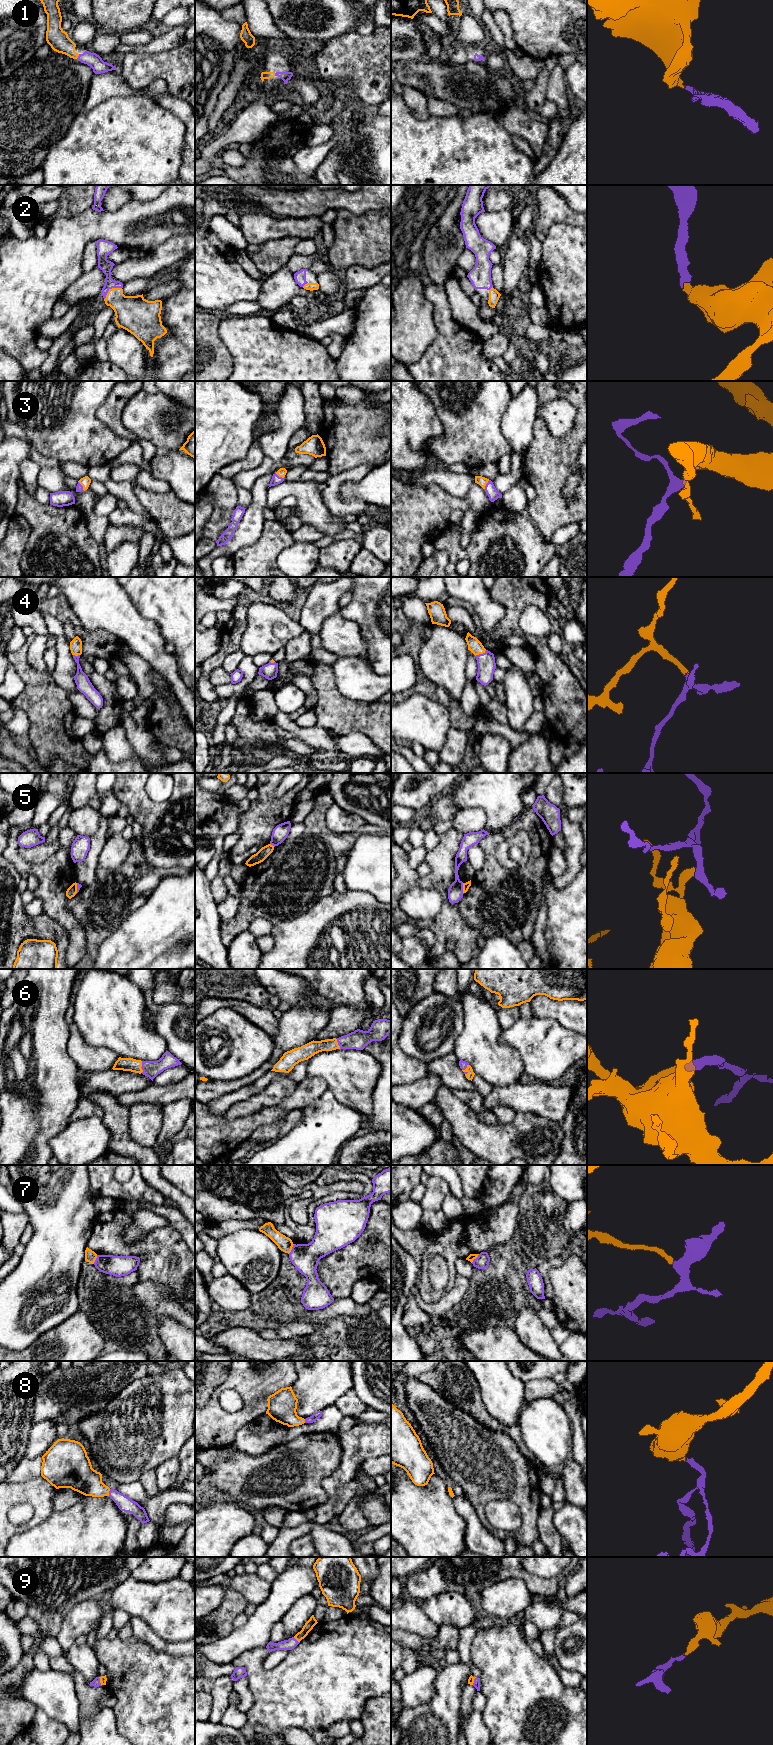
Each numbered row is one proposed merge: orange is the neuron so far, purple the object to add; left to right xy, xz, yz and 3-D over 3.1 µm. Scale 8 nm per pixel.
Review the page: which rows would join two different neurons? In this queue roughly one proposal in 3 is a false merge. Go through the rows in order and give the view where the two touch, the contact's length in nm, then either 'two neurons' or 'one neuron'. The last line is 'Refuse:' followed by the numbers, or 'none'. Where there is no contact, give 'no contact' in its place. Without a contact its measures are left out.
1: meets orange in xy; contact 50 nm long; one neuron
2: meets orange in xy; contact 170 nm long; one neuron
3: meets orange in yz; contact 90 nm long; one neuron
4: meets orange in yz; contact 110 nm long; one neuron
5: meets orange in yz; contact 90 nm long; two neurons
6: meets orange in yz; contact 90 nm long; one neuron
7: meets orange in xz; contact 90 nm long; two neurons
8: meets orange in xy; contact 60 nm long; one neuron
9: meets orange in xz; contact 70 nm long; one neuron
Refuse: 5, 7

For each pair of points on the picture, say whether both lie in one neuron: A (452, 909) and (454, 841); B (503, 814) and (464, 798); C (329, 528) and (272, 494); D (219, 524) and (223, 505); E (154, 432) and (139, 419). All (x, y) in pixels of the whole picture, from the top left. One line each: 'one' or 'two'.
A: one
B: one
C: one
D: one
E: one

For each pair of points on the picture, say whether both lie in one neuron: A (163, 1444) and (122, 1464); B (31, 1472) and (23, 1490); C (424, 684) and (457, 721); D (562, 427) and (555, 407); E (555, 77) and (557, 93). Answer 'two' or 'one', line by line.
A: one
B: two
C: one
D: one
E: one

